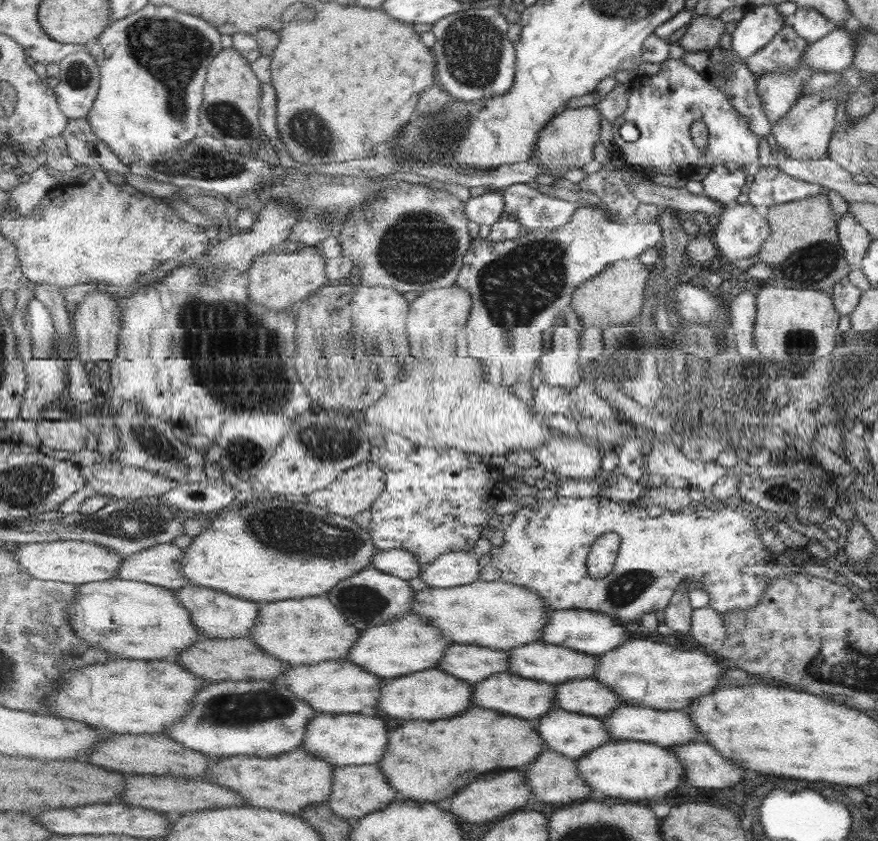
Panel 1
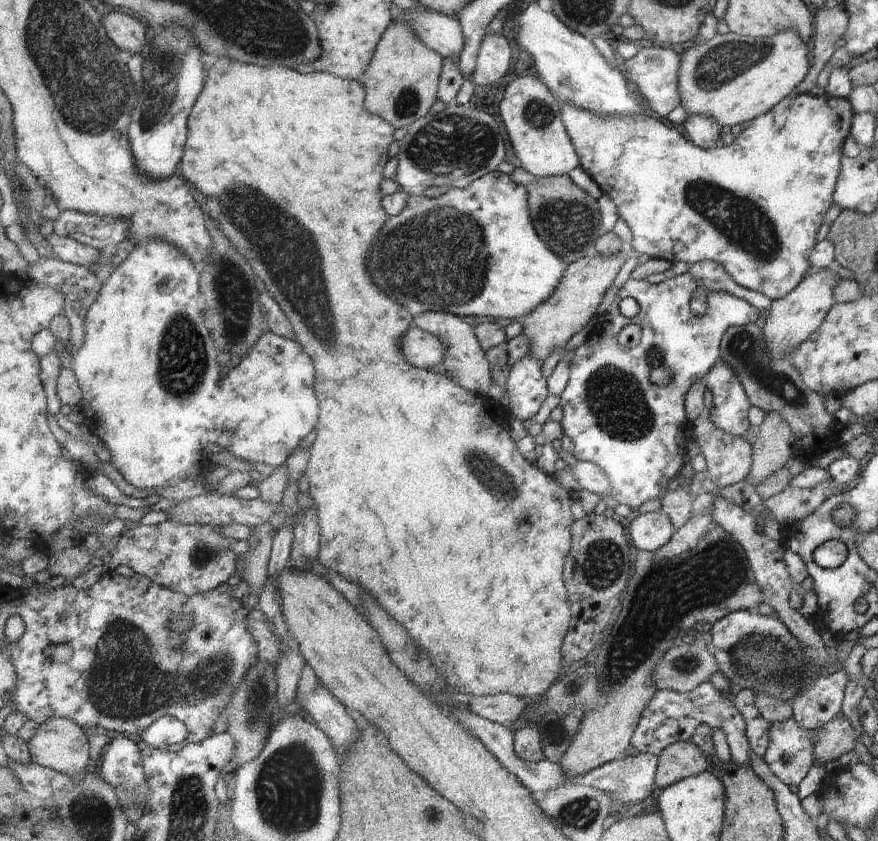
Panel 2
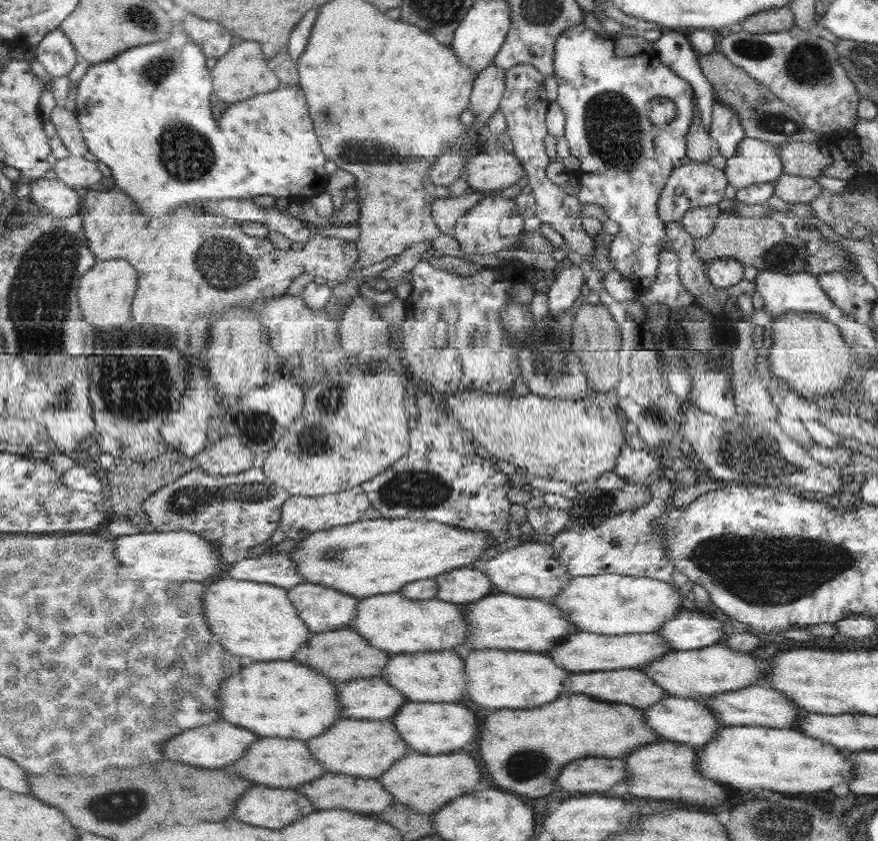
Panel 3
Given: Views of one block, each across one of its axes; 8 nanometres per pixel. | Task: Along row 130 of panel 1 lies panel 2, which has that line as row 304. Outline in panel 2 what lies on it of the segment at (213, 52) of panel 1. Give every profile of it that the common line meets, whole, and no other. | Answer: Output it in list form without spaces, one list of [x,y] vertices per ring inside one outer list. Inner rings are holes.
[[[156,239],[138,245],[124,262],[110,275],[105,282],[98,302],[91,306],[86,321],[86,339],[83,347],[75,356],[76,366],[73,368],[78,375],[83,388],[84,401],[82,406],[86,416],[85,423],[91,432],[98,435],[104,445],[112,454],[112,460],[119,472],[134,486],[138,488],[166,488],[166,486],[178,486],[180,482],[187,480],[188,476],[198,470],[198,466],[208,461],[208,454],[211,449],[226,448],[231,454],[252,462],[264,462],[275,467],[286,465],[292,453],[306,440],[316,428],[322,414],[320,398],[317,393],[317,368],[314,360],[306,354],[304,347],[294,339],[284,338],[274,331],[269,330],[263,334],[258,344],[253,348],[240,363],[238,368],[232,369],[232,374],[224,378],[224,394],[220,394],[222,384],[222,366],[218,362],[220,350],[214,342],[214,337],[208,328],[208,320],[204,318],[207,308],[207,300],[201,288],[200,267],[180,248],[174,246],[166,239]]]

